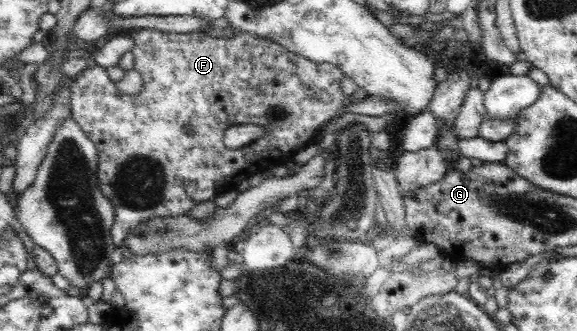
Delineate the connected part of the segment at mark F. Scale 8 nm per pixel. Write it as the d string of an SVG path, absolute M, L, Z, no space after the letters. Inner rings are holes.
M143 29L139 30L131 35L131 38L133 39L133 46L132 46L132 53L134 54L134 67L133 69L140 74L142 79L142 89L140 89L140 93L134 93L134 95L128 95L122 93L116 86L114 85L104 85L104 70L102 67L92 67L92 69L86 69L85 71L82 71L75 79L70 81L69 89L70 89L70 110L73 114L73 117L77 121L77 124L83 129L83 132L96 144L96 154L98 154L98 165L96 165L96 178L98 178L98 188L100 188L100 192L104 194L104 198L107 199L107 201L111 202L112 208L114 211L114 219L112 219L112 225L110 225L110 237L112 238L112 241L114 242L114 245L116 247L122 246L122 239L124 239L124 233L128 233L128 229L130 227L134 227L134 225L138 225L140 221L144 221L144 219L148 219L148 217L164 217L164 215L171 215L172 217L176 217L176 215L182 215L184 213L190 213L191 210L198 205L198 203L203 203L204 201L208 201L208 199L212 199L212 197L216 198L217 196L221 196L227 191L234 190L239 183L242 183L244 179L248 179L249 175L252 175L252 173L256 173L258 171L266 172L269 171L270 168L277 166L277 165L285 165L288 161L292 160L294 158L294 155L296 155L296 152L298 152L300 149L304 149L306 145L309 143L315 141L316 134L318 133L318 130L320 129L321 125L323 123L326 123L329 119L332 119L334 116L338 115L340 111L342 113L348 112L348 113L359 113L360 115L372 115L372 117L378 117L378 116L384 116L387 113L392 113L395 110L398 110L397 103L394 103L391 101L391 99L388 99L386 101L383 97L378 97L377 95L367 95L366 97L362 98L358 101L352 101L350 100L350 95L348 93L344 93L342 90L342 79L344 75L342 74L342 71L336 66L336 65L330 65L326 63L318 64L313 63L312 61L309 61L308 59L305 59L304 57L300 57L298 55L295 55L294 53L288 51L286 48L278 45L276 42L264 40L264 38L259 38L258 36L252 36L250 34L246 34L244 32L243 34L240 34L239 36L230 36L225 37L221 34L214 34L211 37L206 36L203 32L200 31L194 31L192 33L183 33L183 34L175 34L175 33L162 33L158 30L150 30L150 29ZM244 124L252 124L252 125L261 125L262 127L266 128L267 134L264 137L259 137L258 139L255 139L252 143L249 143L247 146L244 146L240 149L228 149L225 144L223 143L223 134L225 129L228 129L229 127L235 126L235 125L244 125ZM184 125L189 125L190 127L193 127L193 134L189 136L184 132Z

